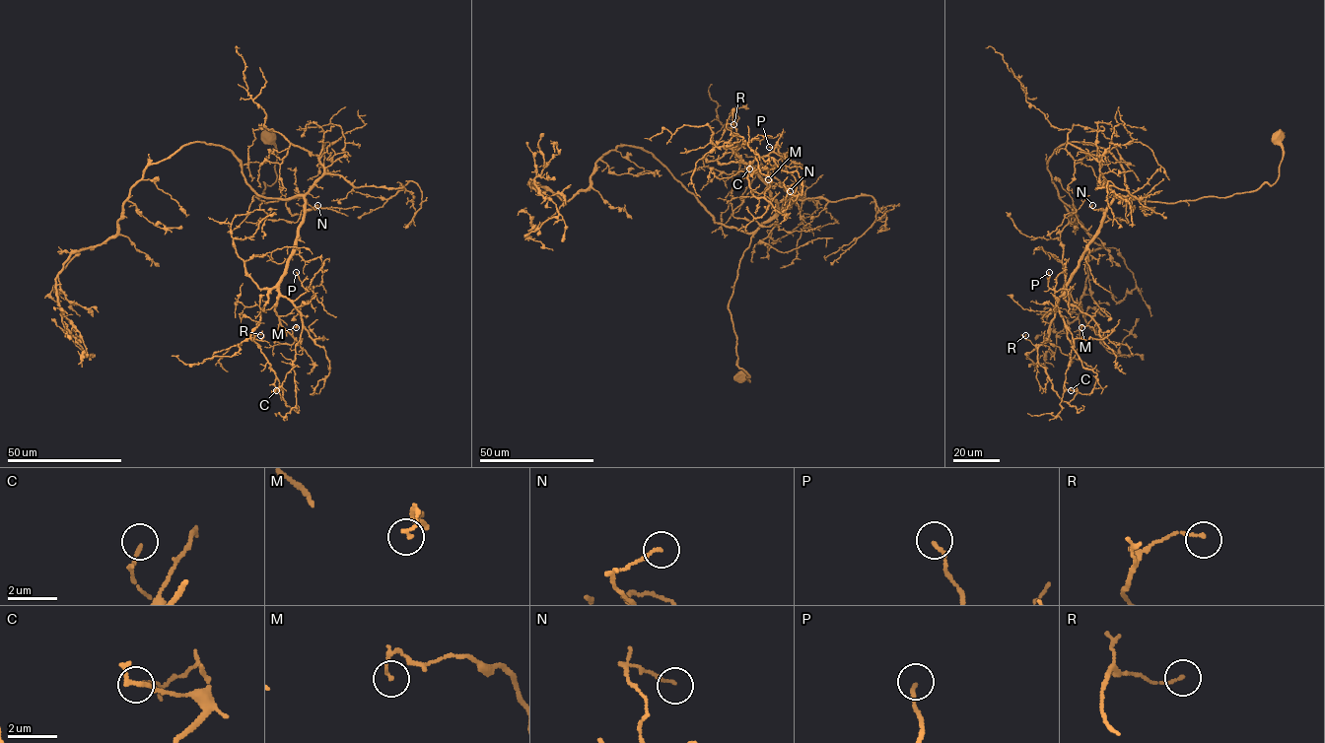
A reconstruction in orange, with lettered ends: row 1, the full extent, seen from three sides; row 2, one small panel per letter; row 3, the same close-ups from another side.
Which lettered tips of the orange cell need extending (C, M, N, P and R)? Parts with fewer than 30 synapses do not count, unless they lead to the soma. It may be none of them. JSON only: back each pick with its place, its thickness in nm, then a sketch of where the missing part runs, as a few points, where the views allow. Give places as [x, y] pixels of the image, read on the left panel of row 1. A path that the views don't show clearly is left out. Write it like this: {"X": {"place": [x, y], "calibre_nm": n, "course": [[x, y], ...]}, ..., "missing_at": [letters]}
{"R": {"place": [260, 335], "calibre_nm": 110, "course": [[260, 335], [258, 332], [258, 335], [251, 338], [240, 334], [219, 347]]}, "missing_at": ["R"]}

